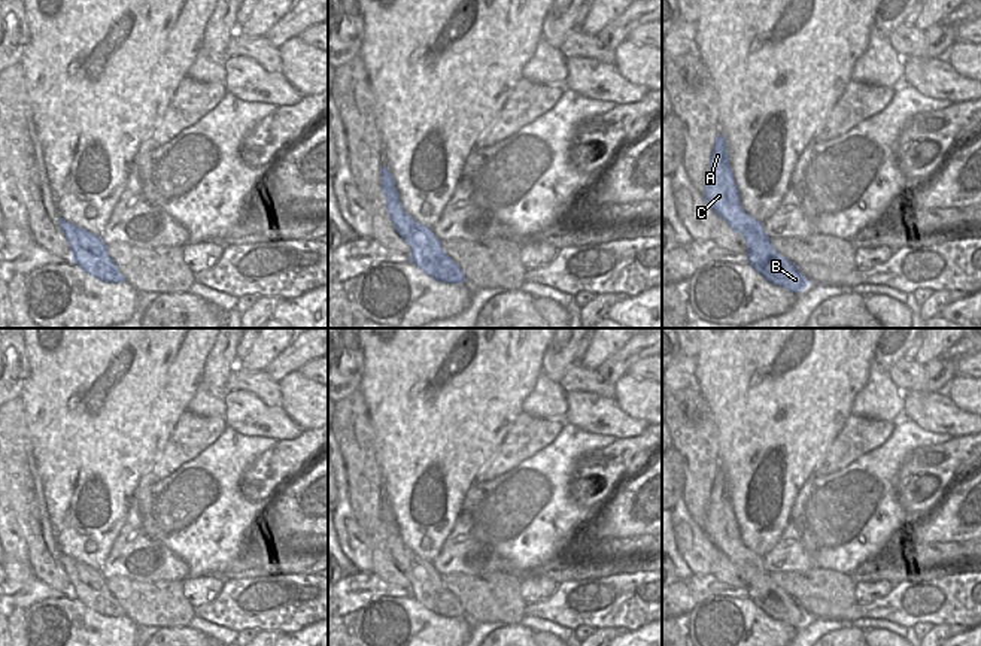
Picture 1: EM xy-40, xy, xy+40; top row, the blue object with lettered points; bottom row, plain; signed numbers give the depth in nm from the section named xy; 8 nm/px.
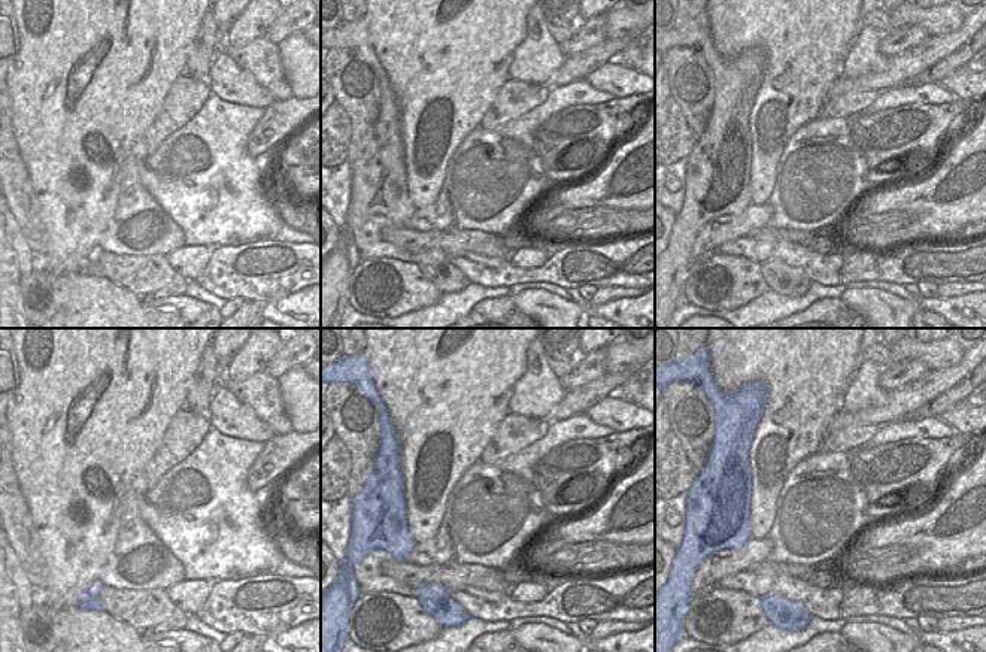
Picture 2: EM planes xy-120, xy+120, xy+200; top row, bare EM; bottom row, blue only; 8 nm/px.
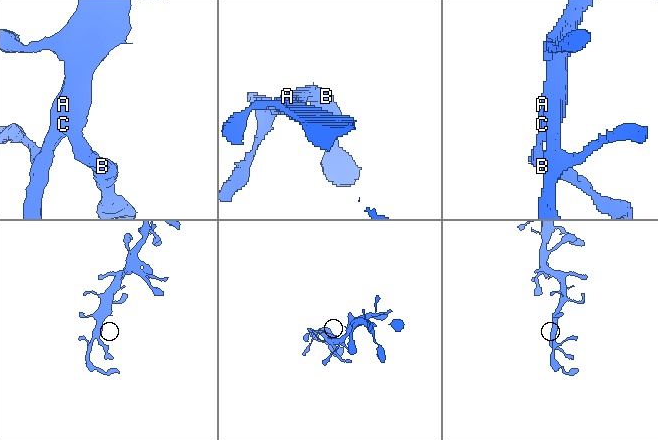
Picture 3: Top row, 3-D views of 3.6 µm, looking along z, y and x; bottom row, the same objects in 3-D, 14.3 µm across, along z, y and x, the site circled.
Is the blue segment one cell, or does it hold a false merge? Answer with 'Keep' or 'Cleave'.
Keep.

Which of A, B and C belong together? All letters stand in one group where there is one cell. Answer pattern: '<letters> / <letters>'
A B C

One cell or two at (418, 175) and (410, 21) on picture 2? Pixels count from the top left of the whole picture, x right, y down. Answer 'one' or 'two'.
one

